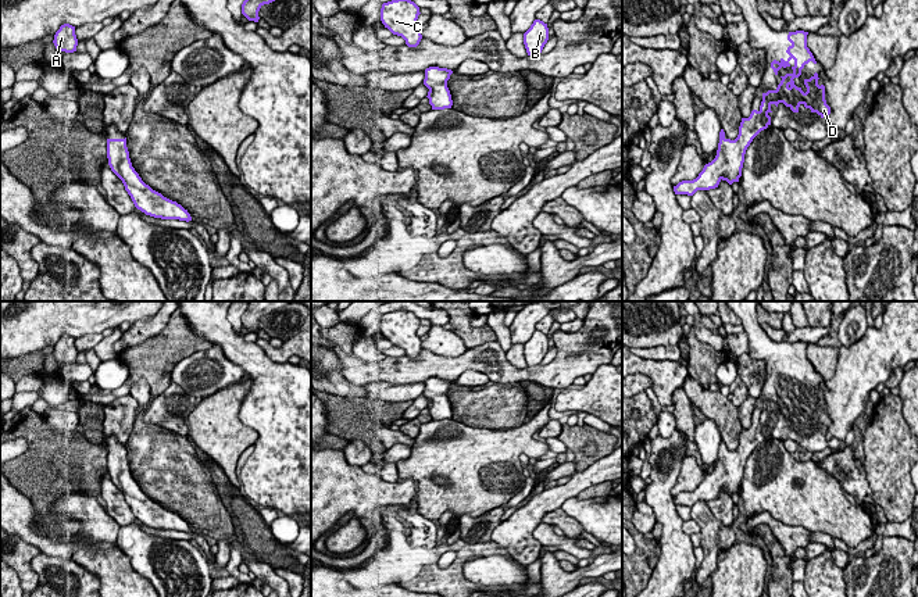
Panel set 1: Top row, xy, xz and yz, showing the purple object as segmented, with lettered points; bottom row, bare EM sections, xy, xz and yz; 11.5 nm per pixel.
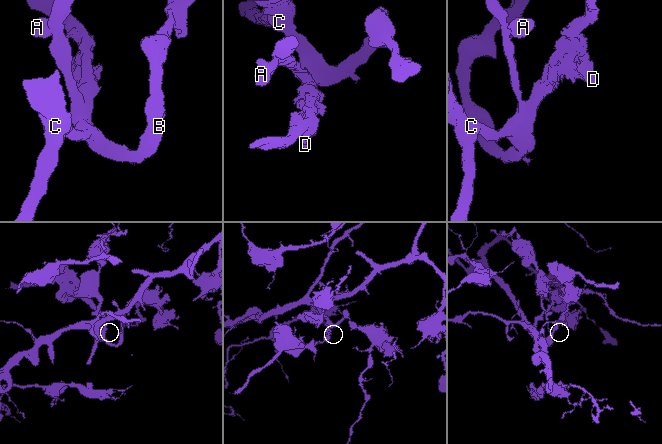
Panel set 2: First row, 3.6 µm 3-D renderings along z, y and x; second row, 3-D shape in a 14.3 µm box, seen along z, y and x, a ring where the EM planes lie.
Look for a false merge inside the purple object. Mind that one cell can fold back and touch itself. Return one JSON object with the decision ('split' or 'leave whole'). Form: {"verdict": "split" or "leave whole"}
{"verdict": "leave whole"}

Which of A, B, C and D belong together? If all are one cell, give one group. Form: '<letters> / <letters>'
A B C D

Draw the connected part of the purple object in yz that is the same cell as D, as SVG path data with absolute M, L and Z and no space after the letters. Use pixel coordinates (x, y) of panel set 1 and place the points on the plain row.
M804 342L789 343L787 351L792 355L786 364L790 368L786 372L783 369L779 372L774 371L771 379L775 386L778 386L782 378L790 378L793 383L781 387L782 392L775 401L762 404L760 421L753 421L749 429L742 429L739 446L735 451L726 450L724 440L721 440L715 469L704 476L696 490L682 491L674 497L675 505L693 507L697 501L718 498L721 491L726 491L729 496L739 493L747 458L761 442L771 436L771 428L768 425L772 423L772 415L778 418L779 414L783 414L793 423L799 423L799 418L803 415L821 429L831 425L831 418L825 411L825 397L818 396L819 389L817 383L810 390L804 390L806 404L793 392L801 386L806 375L810 372L817 375L812 364L807 358L807 346L808 343Z

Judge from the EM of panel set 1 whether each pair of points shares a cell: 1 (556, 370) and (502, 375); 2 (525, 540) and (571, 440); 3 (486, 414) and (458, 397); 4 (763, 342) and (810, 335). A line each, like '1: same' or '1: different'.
1: same
2: different
3: same
4: different

